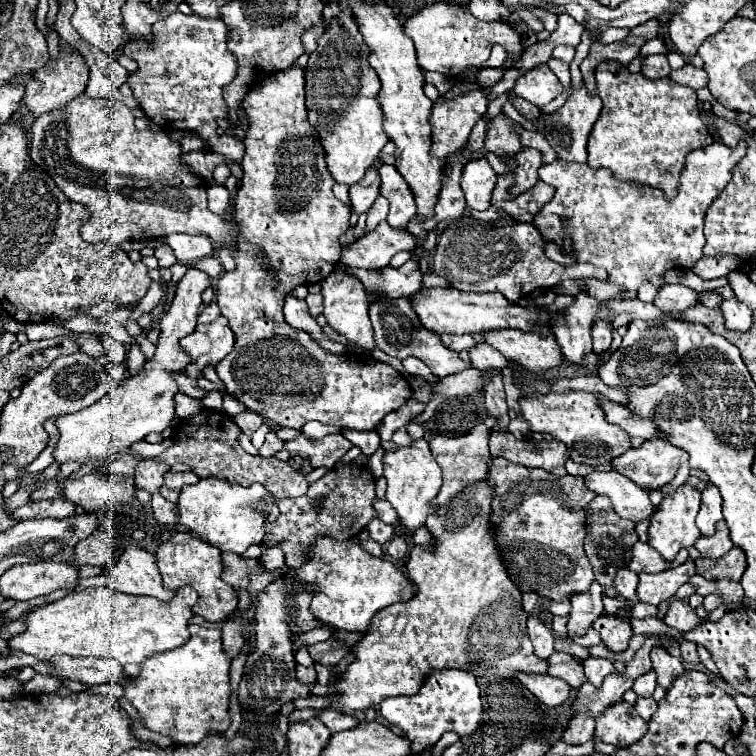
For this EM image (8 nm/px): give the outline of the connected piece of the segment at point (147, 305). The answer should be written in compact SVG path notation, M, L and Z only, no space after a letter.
M152 281L147 294L139 304L134 307L128 320L137 322L137 319L142 314L151 312L152 309L161 302L162 298L162 284L160 282Z

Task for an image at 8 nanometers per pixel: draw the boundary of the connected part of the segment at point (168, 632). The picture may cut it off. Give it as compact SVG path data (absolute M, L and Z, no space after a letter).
M185 585L175 591L175 597L167 603L155 597L137 597L113 591L109 587L87 587L79 593L37 607L27 615L27 631L15 635L9 641L11 649L19 649L49 661L55 655L71 657L113 657L121 665L145 661L151 653L175 649L187 641L189 619L193 617L193 605L197 601L195 589Z

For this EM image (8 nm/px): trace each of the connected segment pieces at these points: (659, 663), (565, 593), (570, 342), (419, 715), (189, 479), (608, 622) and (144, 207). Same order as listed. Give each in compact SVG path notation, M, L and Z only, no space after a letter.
M661 645L653 647L651 651L651 663L653 663L653 671L657 673L657 683L665 689L671 687L671 683L685 671L681 661L673 655L669 655L669 651Z
M495 457L487 483L493 487L491 533L511 581L523 593L535 591L553 601L569 601L575 593L585 593L595 581L583 553L585 509L595 493L583 485L583 477L563 475L559 479L545 469L527 469Z
M579 293L577 301L567 307L567 317L559 317L559 329L555 329L555 339L561 347L565 361L581 363L587 353L591 353L591 325L597 313L599 301Z
M459 669L433 671L425 679L423 691L419 695L387 699L383 701L383 705L379 705L379 711L391 725L397 725L399 729L403 729L407 737L411 737L413 753L421 753L425 747L435 745L445 731L469 735L477 729L479 721L485 717L481 691L475 675Z
M165 473L165 485L161 489L161 495L171 501L171 503L177 503L177 495L179 491L185 487L185 485L193 485L197 483L199 477L195 473Z
M611 615L599 617L593 629L601 635L601 641L609 651L625 651L629 645L629 639L633 637L631 623L621 621L621 617L611 617Z
M85 95L75 97L65 109L35 119L29 149L31 161L37 163L71 201L83 203L91 211L91 219L81 229L81 237L89 243L155 241L165 239L171 233L189 233L205 235L215 245L237 247L241 227L207 209L207 183L199 181L193 173L187 173L187 169L179 169L179 153L179 141L171 139L165 131L137 131L133 113L119 99L89 99Z

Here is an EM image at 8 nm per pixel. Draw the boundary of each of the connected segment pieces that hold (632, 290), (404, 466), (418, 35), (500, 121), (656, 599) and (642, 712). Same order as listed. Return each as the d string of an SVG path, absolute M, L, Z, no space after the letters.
M715 141L713 145L703 147L699 151L691 151L675 199L667 199L663 191L647 185L615 181L609 169L593 169L587 163L571 165L569 161L555 159L553 163L545 163L539 167L539 179L551 183L557 191L555 197L549 203L545 203L541 211L535 215L533 225L539 229L545 243L553 241L561 251L565 247L563 237L569 237L571 239L569 255L575 257L575 263L591 263L595 267L603 267L607 271L607 283L617 283L623 289L621 295L625 299L635 299L641 283L651 283L655 287L661 287L665 285L663 283L665 271L673 267L691 269L703 257L703 245L705 245L703 217L711 207L713 199L731 181L733 175L731 171L735 169L735 165L741 161L743 155L745 155L745 145L739 145L737 149L729 149L721 141Z
M417 439L409 447L399 447L397 451L385 453L385 479L387 479L387 491L385 499L393 505L393 509L399 515L399 521L403 527L411 533L425 527L425 519L429 515L437 515L439 507L433 505L433 499L439 493L441 487L441 469L435 463L429 443L425 439Z
M447 1L425 5L417 15L409 17L405 23L405 33L415 43L417 61L421 69L437 71L447 77L459 77L469 67L481 67L489 59L493 45L501 45L513 59L513 63L517 63L525 51L523 37L517 33L513 25L505 21L481 21L473 17L467 7Z
M503 113L493 119L493 123L487 129L487 139L485 147L479 153L473 153L473 157L483 157L487 151L493 151L495 155L499 153L511 153L515 155L523 145L519 143L517 133L513 131L513 121L505 117Z
M689 559L687 563L683 563L679 567L671 567L667 571L655 573L655 575L641 573L639 585L637 585L637 599L643 603L661 605L663 601L669 601L677 593L677 589L683 583L687 583L687 579L691 575L695 575L693 559Z
M639 697L635 703L636 711L646 721L649 721L657 708L658 704L652 697Z

